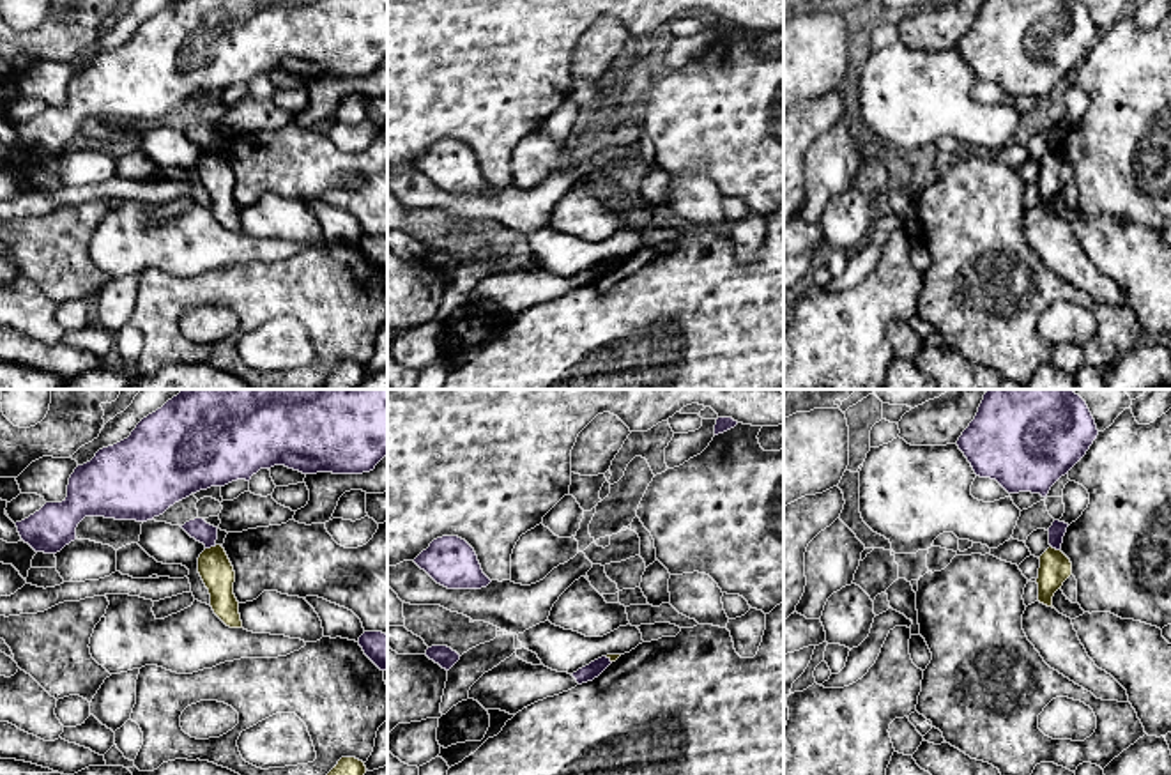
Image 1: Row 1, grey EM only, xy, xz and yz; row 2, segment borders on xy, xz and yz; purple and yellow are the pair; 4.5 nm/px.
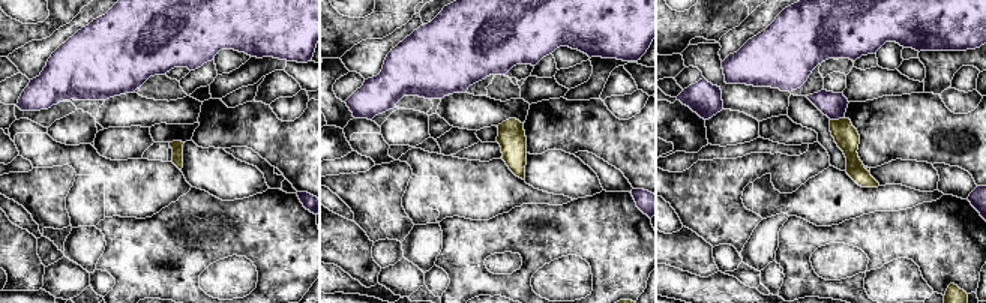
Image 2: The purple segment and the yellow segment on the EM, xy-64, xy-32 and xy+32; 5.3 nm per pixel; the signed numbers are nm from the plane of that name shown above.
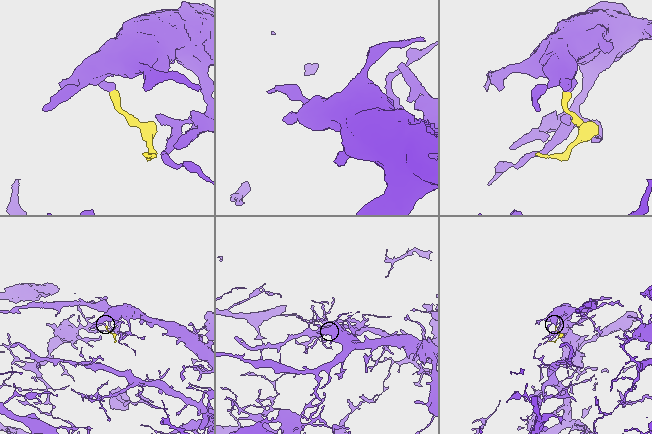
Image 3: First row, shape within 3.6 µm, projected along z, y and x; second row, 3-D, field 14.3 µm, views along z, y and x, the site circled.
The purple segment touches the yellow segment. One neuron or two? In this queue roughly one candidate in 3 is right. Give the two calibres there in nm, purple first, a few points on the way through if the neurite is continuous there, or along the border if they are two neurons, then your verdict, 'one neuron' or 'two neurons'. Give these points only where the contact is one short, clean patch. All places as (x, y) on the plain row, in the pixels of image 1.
calibres 90 and 150 nm; border xy (216, 149), (206, 153); two neurons

